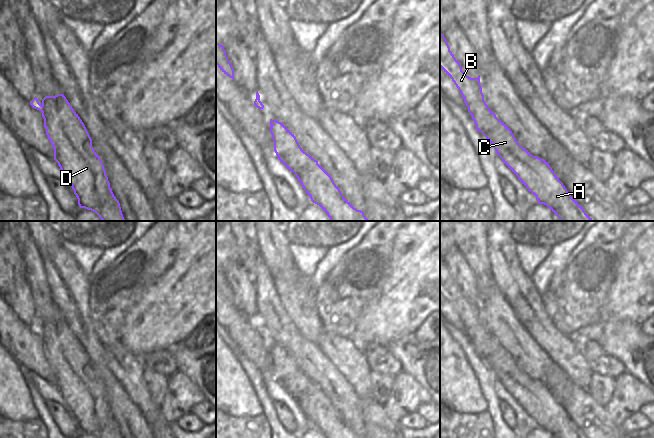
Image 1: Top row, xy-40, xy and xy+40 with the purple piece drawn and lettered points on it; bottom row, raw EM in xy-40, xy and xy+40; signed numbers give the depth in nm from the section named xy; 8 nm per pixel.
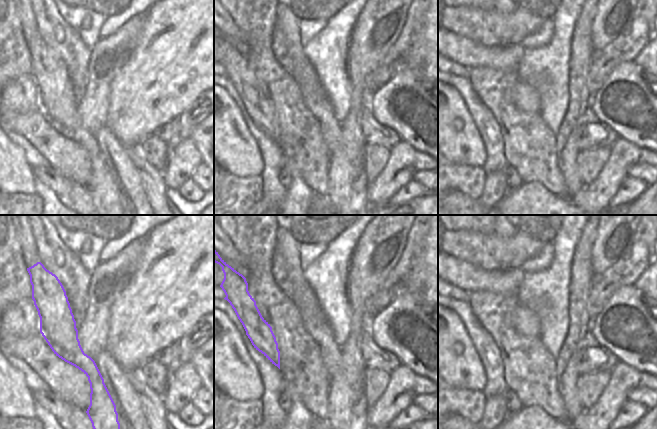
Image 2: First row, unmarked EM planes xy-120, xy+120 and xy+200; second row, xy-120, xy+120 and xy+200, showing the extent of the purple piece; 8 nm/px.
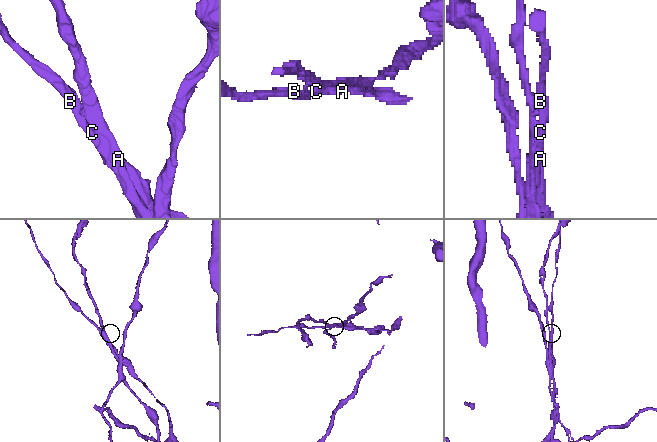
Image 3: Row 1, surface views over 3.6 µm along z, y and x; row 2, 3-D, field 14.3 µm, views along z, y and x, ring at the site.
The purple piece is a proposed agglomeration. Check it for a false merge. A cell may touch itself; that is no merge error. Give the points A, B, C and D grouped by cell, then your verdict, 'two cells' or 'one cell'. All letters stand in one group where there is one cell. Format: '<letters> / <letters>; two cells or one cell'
A B C / D; two cells

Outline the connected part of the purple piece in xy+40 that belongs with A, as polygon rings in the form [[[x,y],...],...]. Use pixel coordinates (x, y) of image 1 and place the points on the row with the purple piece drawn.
[[[441,33],[440,67],[460,91],[476,129],[486,137],[497,155],[528,191],[538,197],[561,221],[593,221],[572,198],[548,162],[523,148],[510,128],[496,117],[484,101],[480,75],[471,78],[462,71]]]

